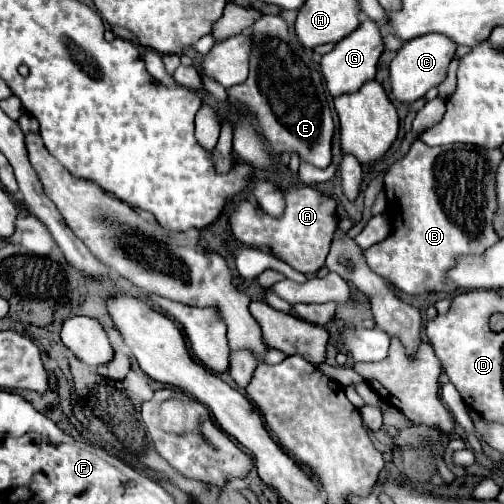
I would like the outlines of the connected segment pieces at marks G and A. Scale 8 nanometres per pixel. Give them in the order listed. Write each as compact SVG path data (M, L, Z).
M365 20L355 32L351 32L349 36L345 36L341 42L335 44L335 48L323 56L321 60L321 72L325 76L327 82L327 90L333 96L339 94L349 94L361 88L361 84L365 84L367 80L373 80L377 74L377 62L379 56L383 52L383 38L381 38L381 30L377 26L377 22L373 20Z
M301 162L299 182L285 184L285 188L283 188L285 202L287 202L283 216L273 218L265 212L257 212L249 202L239 202L239 204L235 204L235 208L231 212L233 236L245 246L273 250L289 266L293 266L295 270L299 270L303 274L315 274L325 264L325 258L327 258L327 252L329 252L329 246L333 240L333 232L337 228L335 216L333 216L335 200L323 198L315 190L315 186L319 182L333 180L335 172L337 172L335 164L329 164L327 168L317 168L317 166L311 166L309 162Z

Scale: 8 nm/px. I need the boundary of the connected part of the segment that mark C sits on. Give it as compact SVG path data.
M425 34L423 38L405 42L391 62L393 96L401 102L415 102L423 98L431 88L437 88L447 78L447 68L455 56L455 50L455 42L451 42L451 38L443 38L443 34Z

